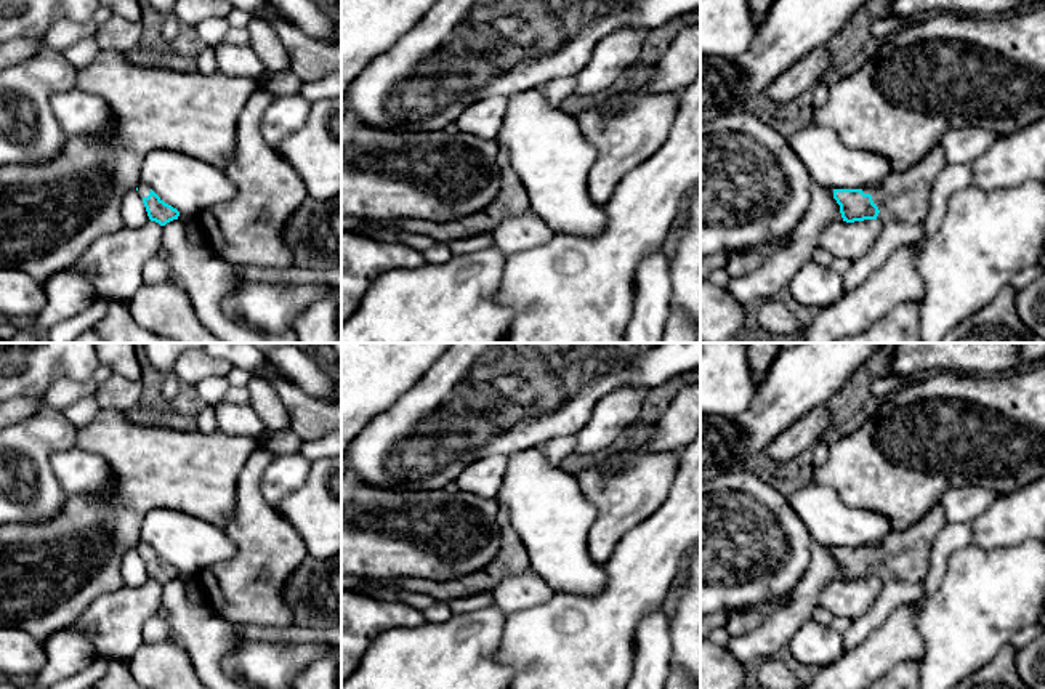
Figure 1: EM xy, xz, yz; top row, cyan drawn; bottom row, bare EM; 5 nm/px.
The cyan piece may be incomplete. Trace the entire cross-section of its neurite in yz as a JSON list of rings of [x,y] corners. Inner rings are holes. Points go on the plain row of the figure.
[[[938,503],[906,530],[888,534],[880,543],[862,548],[833,548],[843,580],[878,578],[923,583],[930,570],[930,553],[936,535],[946,526]]]

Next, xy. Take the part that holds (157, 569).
[[[139,542],[138,553],[143,558],[143,562],[146,566],[146,570],[151,580],[159,582],[160,585],[165,585],[167,582],[178,577],[184,583],[189,582],[191,578],[189,575],[181,574],[176,567],[165,562],[147,543]]]

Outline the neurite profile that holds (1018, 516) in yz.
[[[1045,474],[997,502],[971,522],[971,543],[979,548],[1016,546],[1027,540],[1045,542]]]

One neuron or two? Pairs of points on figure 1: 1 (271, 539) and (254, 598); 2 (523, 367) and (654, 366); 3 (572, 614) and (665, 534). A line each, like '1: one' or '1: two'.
1: one
2: one
3: one

